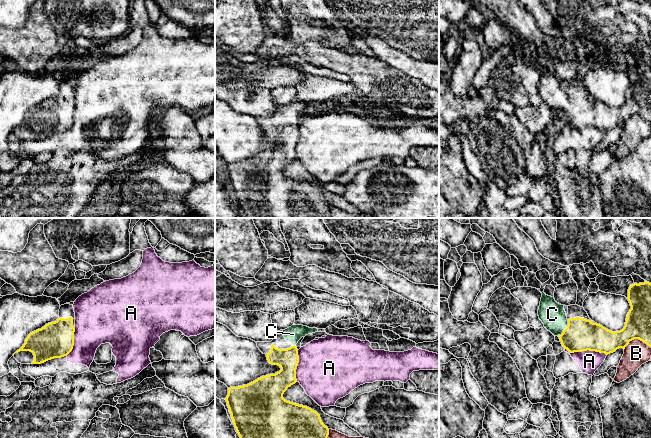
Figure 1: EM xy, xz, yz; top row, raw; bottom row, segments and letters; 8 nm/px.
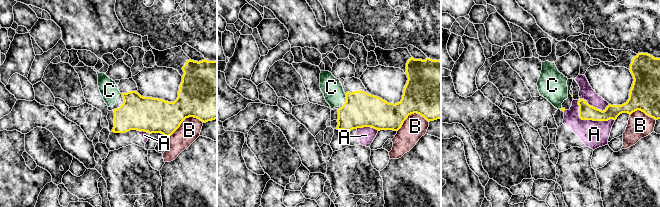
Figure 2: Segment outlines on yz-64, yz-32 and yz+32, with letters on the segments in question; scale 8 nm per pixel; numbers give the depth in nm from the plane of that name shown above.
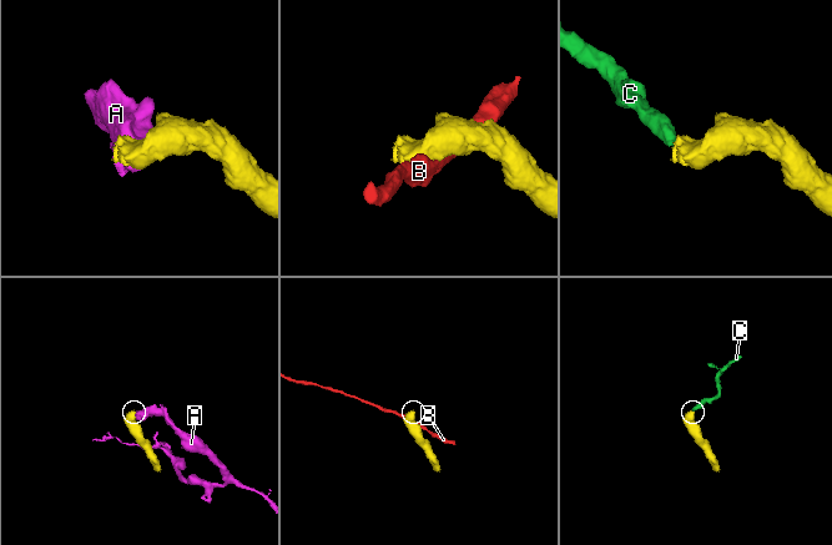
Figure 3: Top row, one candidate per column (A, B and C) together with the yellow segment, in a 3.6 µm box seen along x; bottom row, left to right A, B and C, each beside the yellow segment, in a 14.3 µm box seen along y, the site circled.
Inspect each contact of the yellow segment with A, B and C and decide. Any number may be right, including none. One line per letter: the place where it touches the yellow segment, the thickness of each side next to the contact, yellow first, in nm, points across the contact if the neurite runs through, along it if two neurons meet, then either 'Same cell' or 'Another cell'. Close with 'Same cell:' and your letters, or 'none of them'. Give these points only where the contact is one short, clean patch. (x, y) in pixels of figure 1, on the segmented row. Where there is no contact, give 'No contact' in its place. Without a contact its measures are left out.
A: Touches yellow at yz (585, 350). Thickness 260 nm (yellow) against 180 nm. Boundary: yz (564, 349), (570, 352), (595, 350), (606, 355). Another cell
B: Touches yellow at yz (636, 338). Thickness 200 nm (yellow) against 200 nm. Another cell
C: Touches yellow at yz (568, 324). Thickness 260 nm (yellow) against 200 nm. Path across: yz (581, 334), (568, 324), (560, 322), (552, 314). Same cell
Same cell: C

